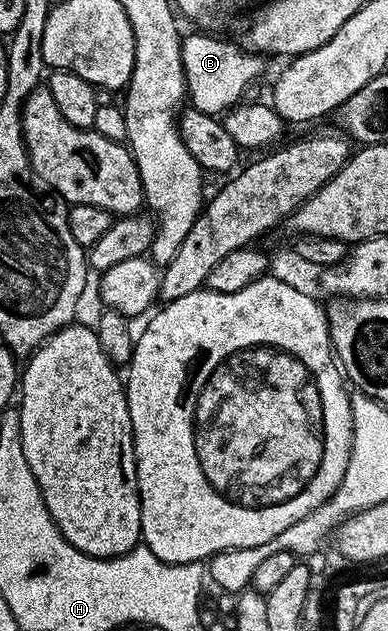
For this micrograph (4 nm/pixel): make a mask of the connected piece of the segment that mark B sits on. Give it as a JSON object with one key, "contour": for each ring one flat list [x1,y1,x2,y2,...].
{"contour":[[186,34,182,38,183,73,188,87,187,99,192,110,214,117,220,116,242,102,244,95,241,94,264,73,266,60,262,56,246,51,238,44,237,47,225,39,216,39,213,35]]}

